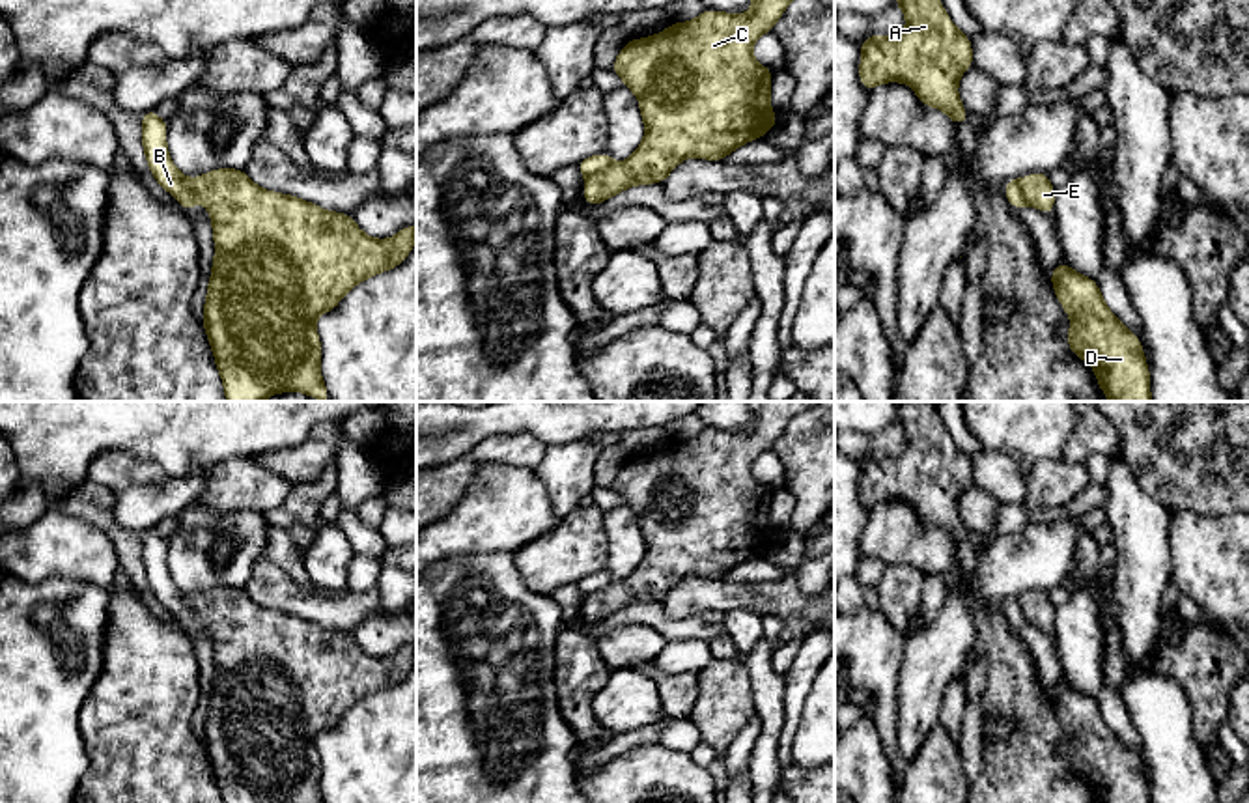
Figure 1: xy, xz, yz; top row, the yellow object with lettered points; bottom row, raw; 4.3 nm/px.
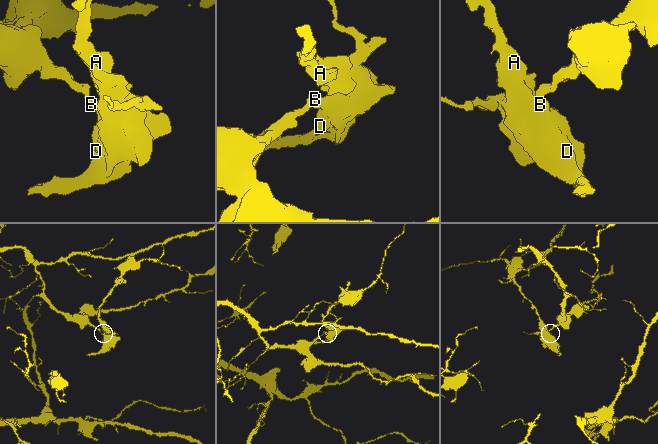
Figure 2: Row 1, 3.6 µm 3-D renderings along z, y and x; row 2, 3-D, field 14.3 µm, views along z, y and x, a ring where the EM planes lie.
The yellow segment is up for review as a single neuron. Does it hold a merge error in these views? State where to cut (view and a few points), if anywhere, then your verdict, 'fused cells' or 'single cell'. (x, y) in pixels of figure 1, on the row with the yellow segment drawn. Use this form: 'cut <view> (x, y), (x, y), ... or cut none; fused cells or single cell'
cut xz (615, 163), (587, 178); fused cells

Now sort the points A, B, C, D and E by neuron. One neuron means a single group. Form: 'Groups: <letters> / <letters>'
Groups: A C D E / B

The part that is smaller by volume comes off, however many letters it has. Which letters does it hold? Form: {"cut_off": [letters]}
{"cut_off": ["A", "C", "D", "E"]}

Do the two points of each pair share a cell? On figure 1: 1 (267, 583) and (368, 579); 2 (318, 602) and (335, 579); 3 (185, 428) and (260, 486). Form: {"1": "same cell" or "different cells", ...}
{"1": "different cells", "2": "different cells", "3": "different cells"}

